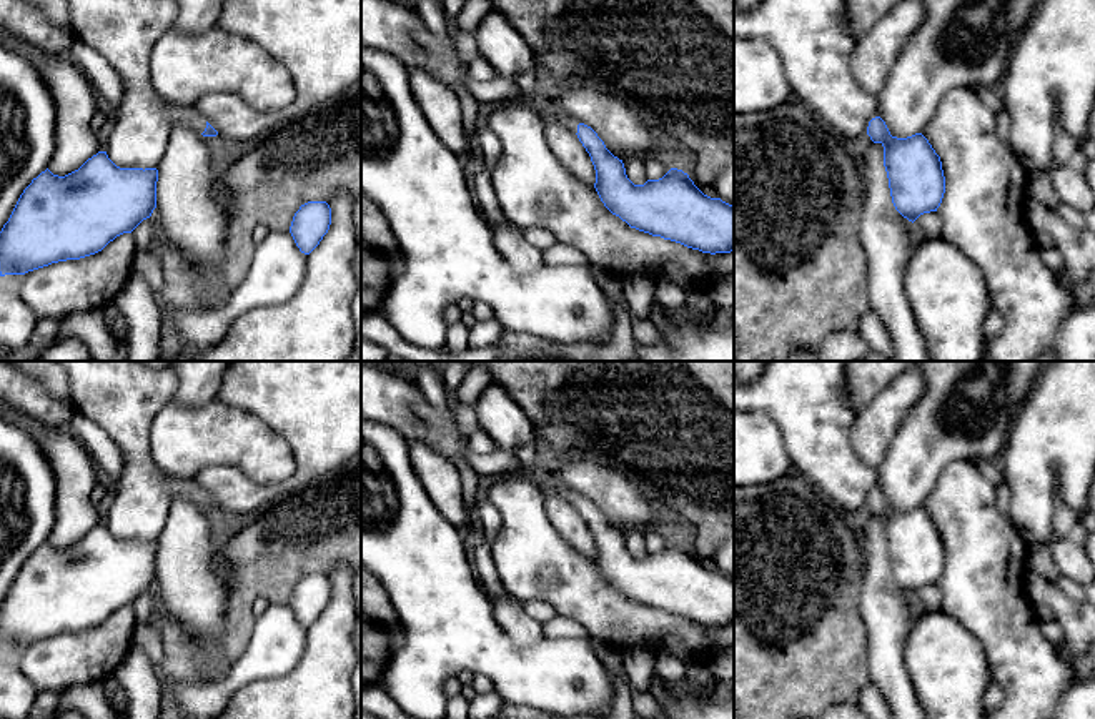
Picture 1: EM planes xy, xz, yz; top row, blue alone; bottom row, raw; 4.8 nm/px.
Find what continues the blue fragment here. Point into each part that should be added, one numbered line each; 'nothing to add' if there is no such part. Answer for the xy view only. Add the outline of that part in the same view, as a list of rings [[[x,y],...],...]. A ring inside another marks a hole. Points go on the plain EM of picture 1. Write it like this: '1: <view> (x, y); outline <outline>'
1: xy (188, 488); outline [[[170,476],[168,488],[173,498],[181,494],[198,506],[203,506],[206,501],[206,493],[195,483],[195,479],[178,479]]]

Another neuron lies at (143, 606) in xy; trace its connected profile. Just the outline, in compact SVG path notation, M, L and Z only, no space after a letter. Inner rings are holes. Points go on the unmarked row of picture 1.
M151 591L143 593L133 604L135 624L146 624L153 621L155 596Z

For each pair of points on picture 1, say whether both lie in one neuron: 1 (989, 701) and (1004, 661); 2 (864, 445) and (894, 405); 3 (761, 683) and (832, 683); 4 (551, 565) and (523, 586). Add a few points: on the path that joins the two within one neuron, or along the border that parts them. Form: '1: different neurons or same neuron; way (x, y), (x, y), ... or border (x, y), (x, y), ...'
1: different neurons; border (992, 679), (1002, 693), (1002, 701)
2: same neuron; way (871, 435), (884, 415)
3: same neuron; way (779, 683), (814, 683)
4: same neuron; way (545, 566), (530, 580)

